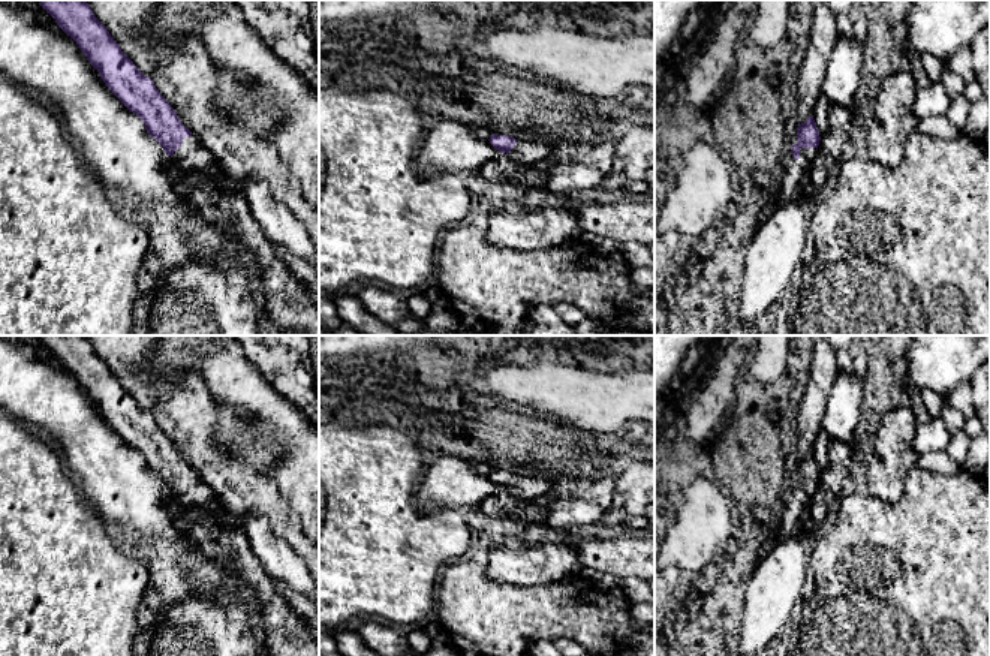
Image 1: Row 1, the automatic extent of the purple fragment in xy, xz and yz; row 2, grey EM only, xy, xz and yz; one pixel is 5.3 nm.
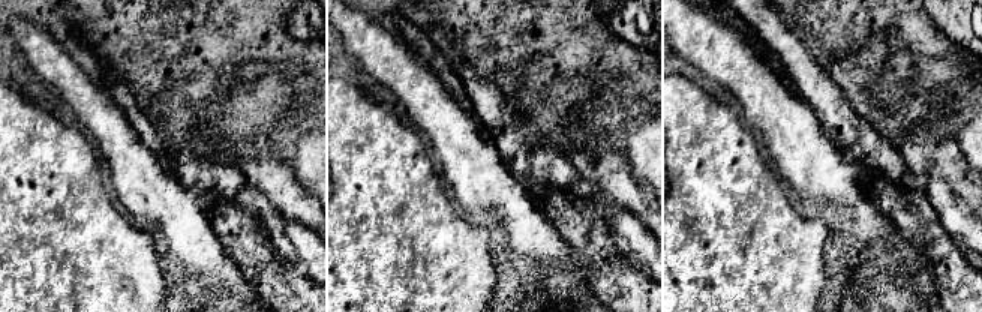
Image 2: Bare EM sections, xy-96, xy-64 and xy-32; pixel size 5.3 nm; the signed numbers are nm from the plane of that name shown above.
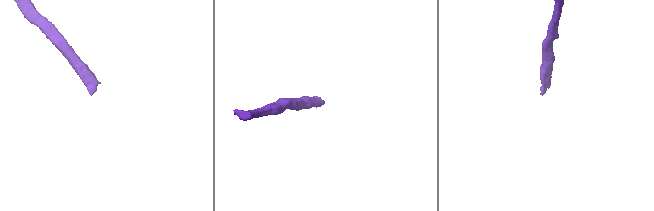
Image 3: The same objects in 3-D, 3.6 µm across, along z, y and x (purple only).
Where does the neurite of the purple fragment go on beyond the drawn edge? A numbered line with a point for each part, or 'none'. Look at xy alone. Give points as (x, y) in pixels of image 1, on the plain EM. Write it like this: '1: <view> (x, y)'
1: xy (196, 499)

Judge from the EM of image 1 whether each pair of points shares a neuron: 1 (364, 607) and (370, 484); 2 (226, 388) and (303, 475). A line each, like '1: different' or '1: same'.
1: same
2: same

